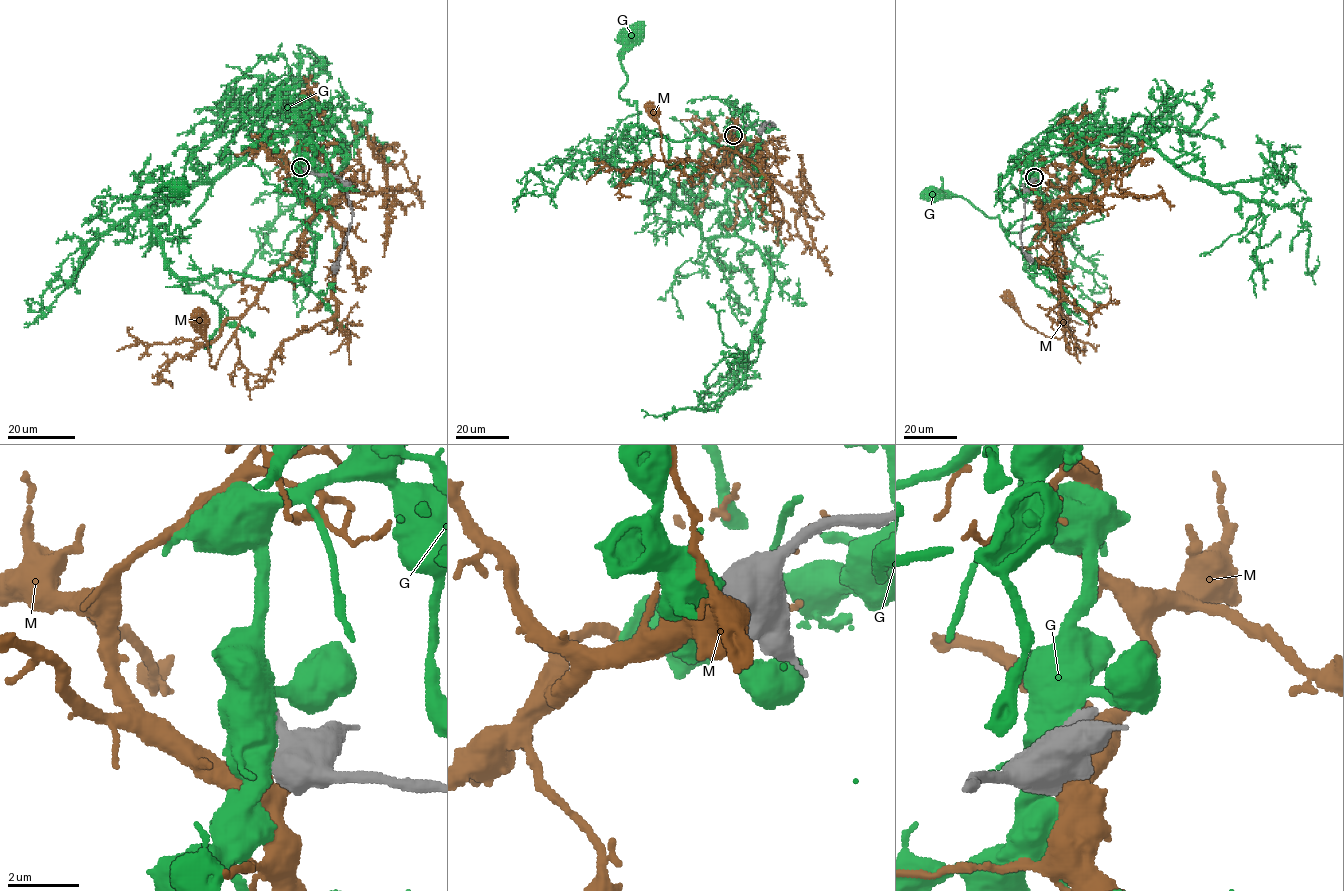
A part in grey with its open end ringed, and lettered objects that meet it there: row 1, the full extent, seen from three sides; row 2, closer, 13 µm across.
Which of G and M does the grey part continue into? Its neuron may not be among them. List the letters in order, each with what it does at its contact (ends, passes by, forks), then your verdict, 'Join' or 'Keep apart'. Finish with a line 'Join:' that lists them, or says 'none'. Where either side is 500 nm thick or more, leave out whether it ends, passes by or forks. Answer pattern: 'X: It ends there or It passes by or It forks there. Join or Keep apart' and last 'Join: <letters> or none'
G: Keep apart
M: Keep apart
Join: none

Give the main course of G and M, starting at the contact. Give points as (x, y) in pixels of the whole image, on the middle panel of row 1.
G: (733, 132), (691, 131), (686, 160), (645, 169), (662, 195), (645, 203), (647, 136), (619, 91), (637, 33)
M: (733, 132), (735, 138), (744, 142), (727, 162), (704, 166), (681, 160), (667, 166), (657, 116), (652, 111)

